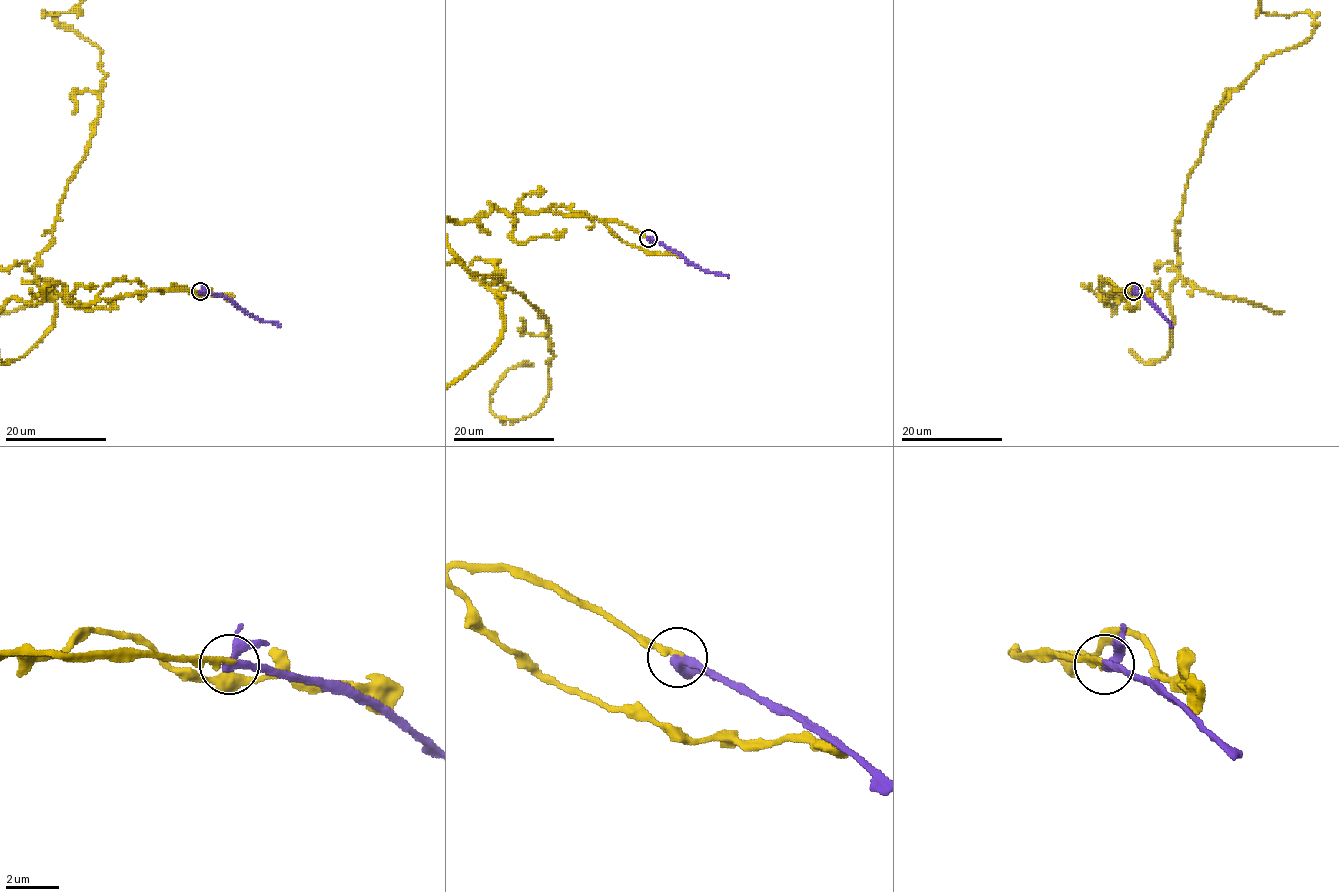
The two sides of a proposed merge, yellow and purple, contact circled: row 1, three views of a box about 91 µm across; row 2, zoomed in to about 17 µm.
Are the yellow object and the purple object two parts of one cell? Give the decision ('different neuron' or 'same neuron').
same neuron

